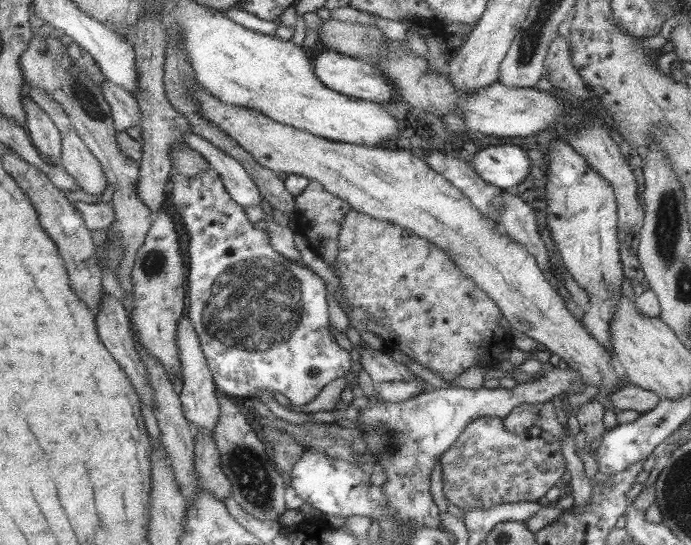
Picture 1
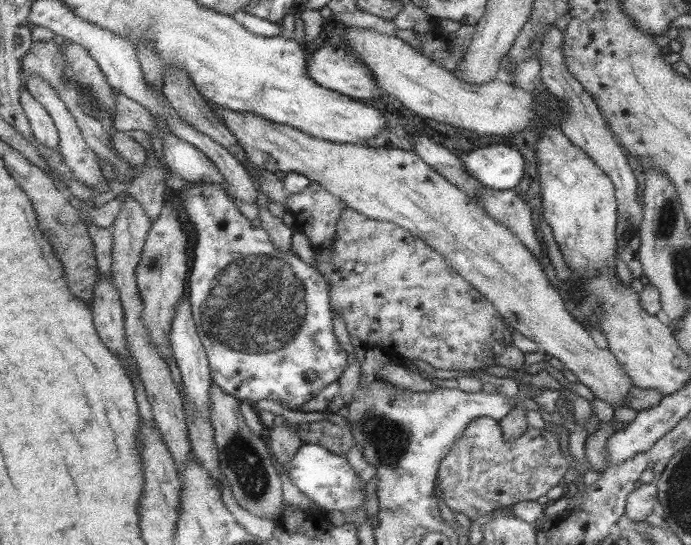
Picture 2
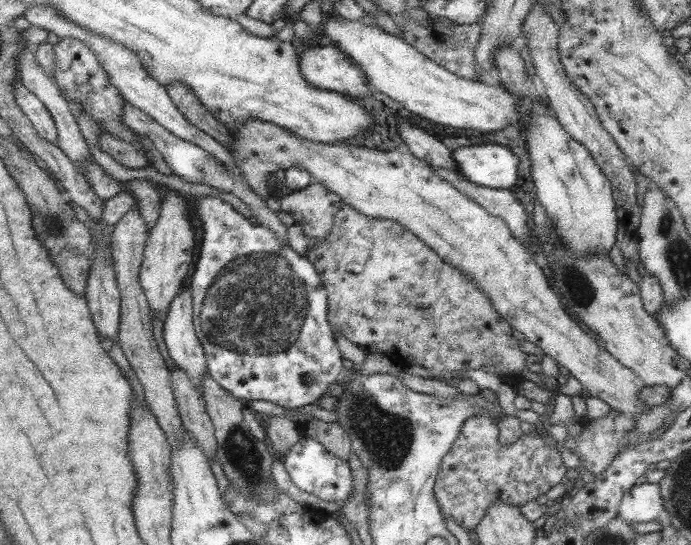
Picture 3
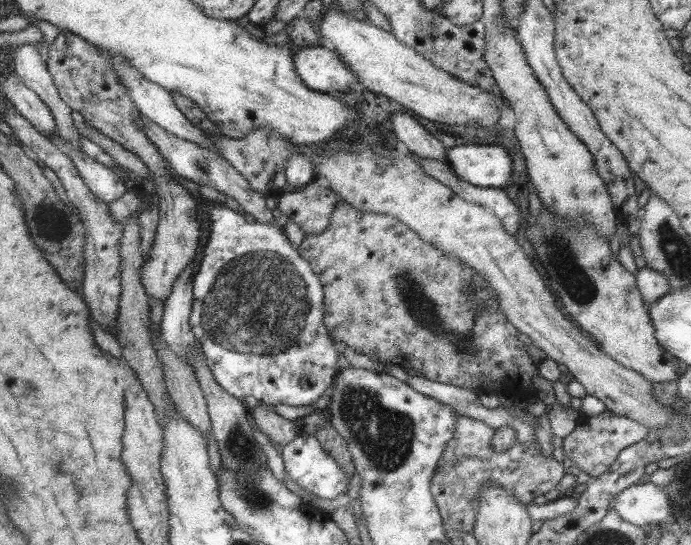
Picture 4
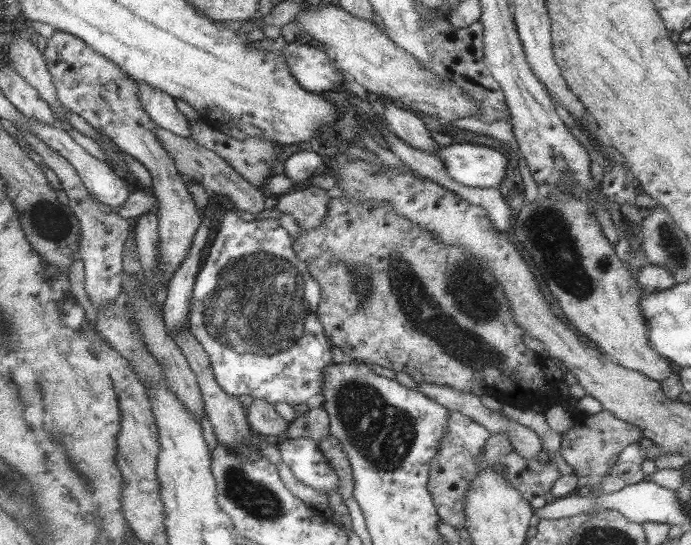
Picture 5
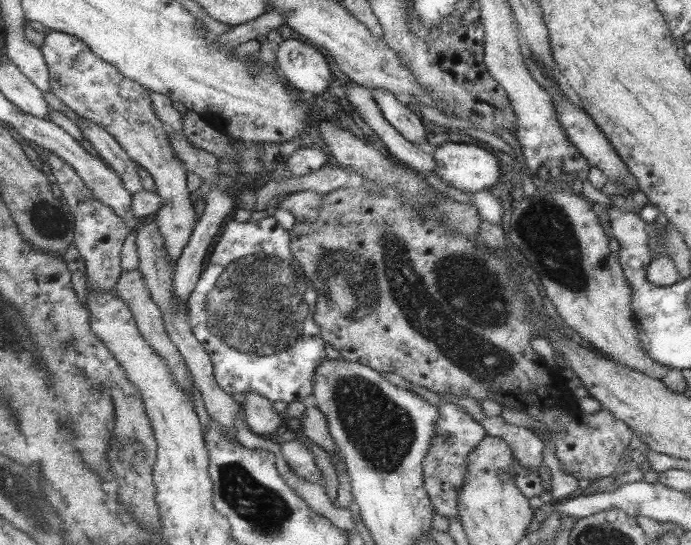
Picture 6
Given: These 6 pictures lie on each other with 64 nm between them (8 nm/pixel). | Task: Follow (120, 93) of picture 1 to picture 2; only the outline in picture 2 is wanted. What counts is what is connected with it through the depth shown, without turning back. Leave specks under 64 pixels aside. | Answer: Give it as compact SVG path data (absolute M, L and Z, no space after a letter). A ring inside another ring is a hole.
M114 92L114 102L116 104L113 125L116 131L126 133L131 130L141 130L146 134L152 134L154 121L148 110L119 92Z

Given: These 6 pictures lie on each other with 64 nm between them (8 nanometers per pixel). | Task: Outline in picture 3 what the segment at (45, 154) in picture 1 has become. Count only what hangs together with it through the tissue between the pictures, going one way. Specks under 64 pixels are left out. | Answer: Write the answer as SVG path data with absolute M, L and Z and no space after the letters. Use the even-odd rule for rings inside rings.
M19 78L13 80L13 90L16 104L22 110L27 120L33 126L35 133L43 140L54 144L57 138L57 130L54 120L43 106L42 102L27 89Z

